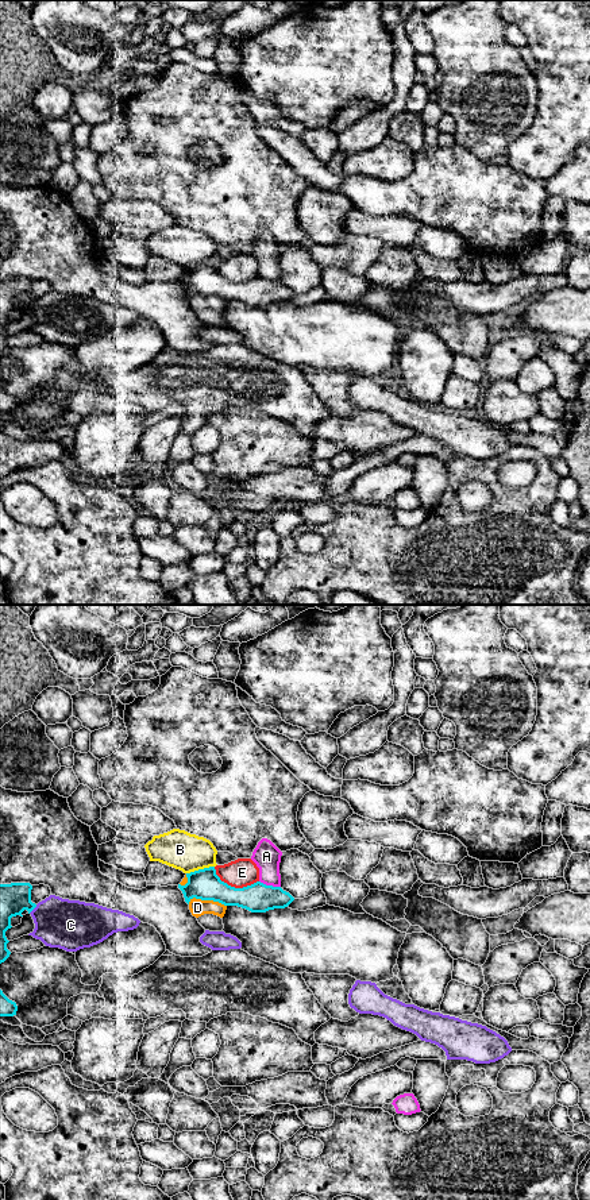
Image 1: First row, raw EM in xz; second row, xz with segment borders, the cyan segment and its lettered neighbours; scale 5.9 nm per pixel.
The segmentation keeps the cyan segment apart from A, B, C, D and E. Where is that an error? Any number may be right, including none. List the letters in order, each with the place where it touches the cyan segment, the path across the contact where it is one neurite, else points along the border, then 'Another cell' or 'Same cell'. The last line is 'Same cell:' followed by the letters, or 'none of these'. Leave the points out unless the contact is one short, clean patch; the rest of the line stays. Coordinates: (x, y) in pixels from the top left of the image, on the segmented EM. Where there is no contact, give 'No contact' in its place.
A: Touches cyan at xz (270, 886). Boundary: xz (259, 880), (280, 887). Another cell
B: Touches cyan at xz (200, 869). Another cell
C: Touches cyan at xz (33, 909). Another cell
D: Touches cyan at xz (207, 899). Boundary: xz (188, 902), (193, 898), (200, 898), (218, 901), (226, 906). Another cell
E: Touches cyan at xz (234, 887). Another cell
Same cell: none of these

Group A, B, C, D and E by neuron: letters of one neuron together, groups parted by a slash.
A / B / C / D / E

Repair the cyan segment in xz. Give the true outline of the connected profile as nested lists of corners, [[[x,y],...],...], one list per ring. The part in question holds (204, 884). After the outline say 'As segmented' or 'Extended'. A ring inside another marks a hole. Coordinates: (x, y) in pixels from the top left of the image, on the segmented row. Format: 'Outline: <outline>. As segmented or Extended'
Outline: [[[215,867],[186,873],[188,883],[178,884],[185,902],[196,898],[213,900],[224,906],[238,906],[251,912],[266,912],[274,908],[288,907],[294,898],[281,887],[266,885],[257,881],[243,888],[235,888],[221,881]]]. As segmented

